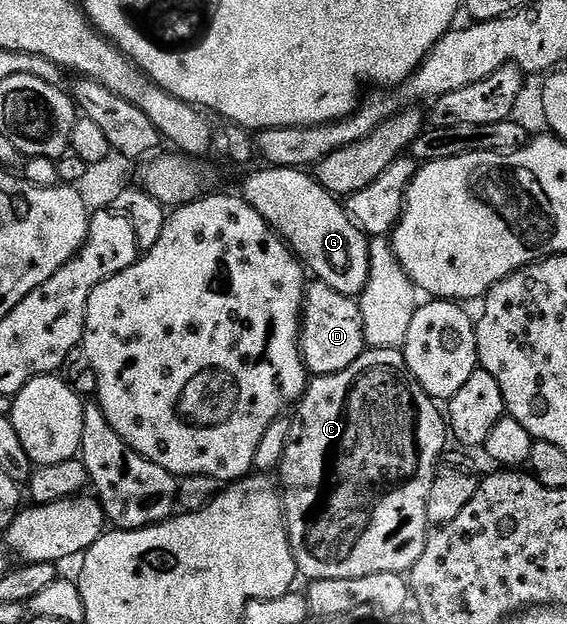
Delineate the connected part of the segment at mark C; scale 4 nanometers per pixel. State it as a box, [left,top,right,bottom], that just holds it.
[280,348,448,581]

